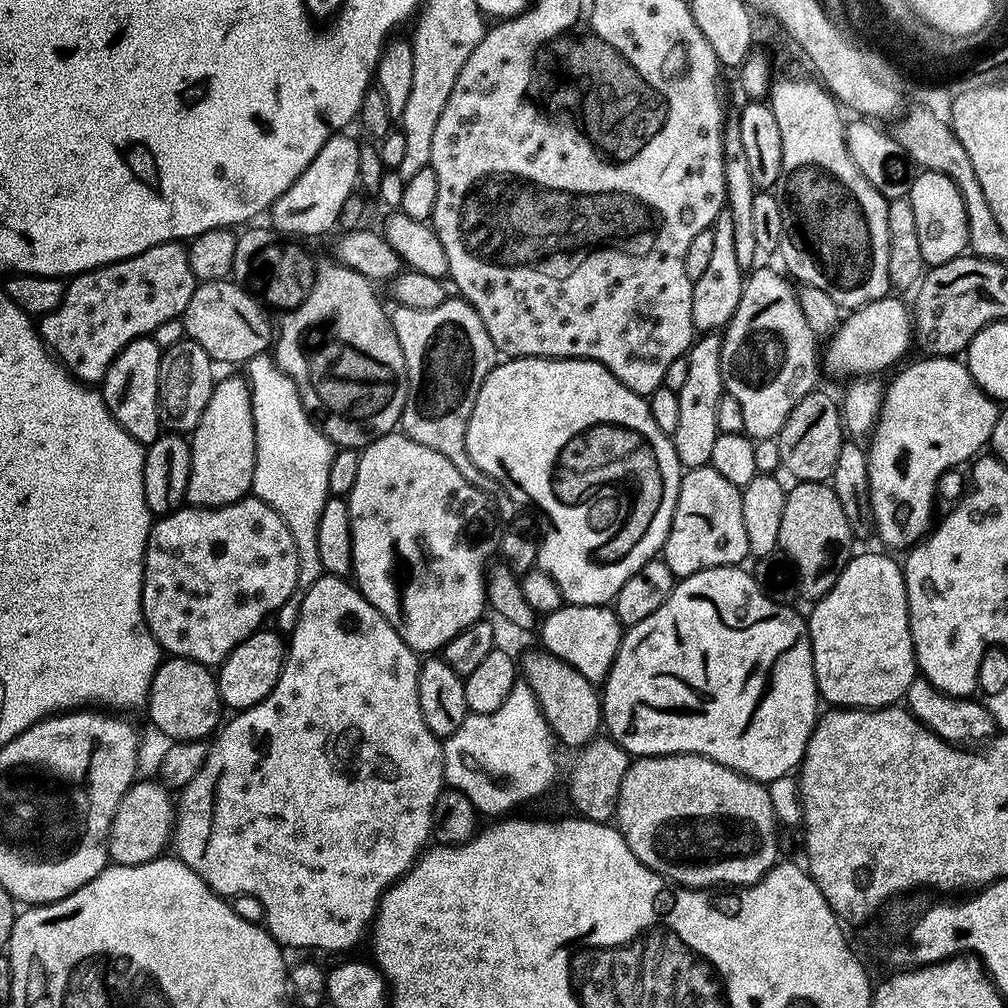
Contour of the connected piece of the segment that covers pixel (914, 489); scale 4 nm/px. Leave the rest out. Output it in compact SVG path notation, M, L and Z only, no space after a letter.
M920 360L915 361L892 384L889 383L882 412L872 436L872 448L869 447L868 450L874 528L877 537L880 536L889 551L906 550L927 534L932 524L934 502L942 478L954 468L973 463L982 454L980 452L991 445L1001 411L1001 407L993 402L992 420L976 420L976 428L968 432L968 440L952 440L952 436L940 436L940 444L936 444L936 436L932 436L932 440L924 440L924 365Z

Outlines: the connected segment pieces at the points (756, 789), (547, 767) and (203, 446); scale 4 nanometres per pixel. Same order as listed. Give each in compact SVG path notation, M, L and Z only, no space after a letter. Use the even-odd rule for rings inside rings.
M661 756L659 758L640 758L629 767L625 773L625 780L621 784L620 797L615 805L615 823L626 838L630 850L645 864L652 872L663 876L668 882L676 886L683 886L689 889L712 890L716 881L722 884L729 884L729 889L741 890L749 885L759 883L761 879L781 859L780 844L776 841L776 826L778 819L775 808L772 805L773 793L767 792L763 783L749 780L747 776L740 775L739 772L732 772L728 768L723 768L713 760L706 760L702 756Z
M520 680L512 688L511 696L501 710L492 715L471 713L455 735L443 743L445 775L451 781L452 778L456 781L453 783L460 784L461 791L471 799L473 807L481 815L498 818L513 813L510 811L522 804L534 801L553 786L558 774L555 745L557 746L555 735L542 713L533 689L526 681Z
M221 379L217 383L200 427L190 438L191 478L188 480L185 497L187 503L192 503L193 507L215 510L236 504L252 492L256 473L253 399L254 394L251 394L249 386L242 380Z

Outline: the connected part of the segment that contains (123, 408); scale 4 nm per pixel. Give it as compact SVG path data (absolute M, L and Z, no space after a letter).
M137 338L120 351L119 358L112 363L102 385L102 395L112 416L138 443L145 446L155 444L162 435L160 375L163 357L161 345L156 345L152 340Z

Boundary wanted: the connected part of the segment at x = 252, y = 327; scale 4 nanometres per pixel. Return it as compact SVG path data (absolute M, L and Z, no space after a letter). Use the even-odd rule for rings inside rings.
M224 280L201 283L182 317L187 339L198 342L217 365L244 364L263 350L264 335L268 332L269 313L258 300L257 304L254 297L243 292L239 283L232 288L224 288Z

